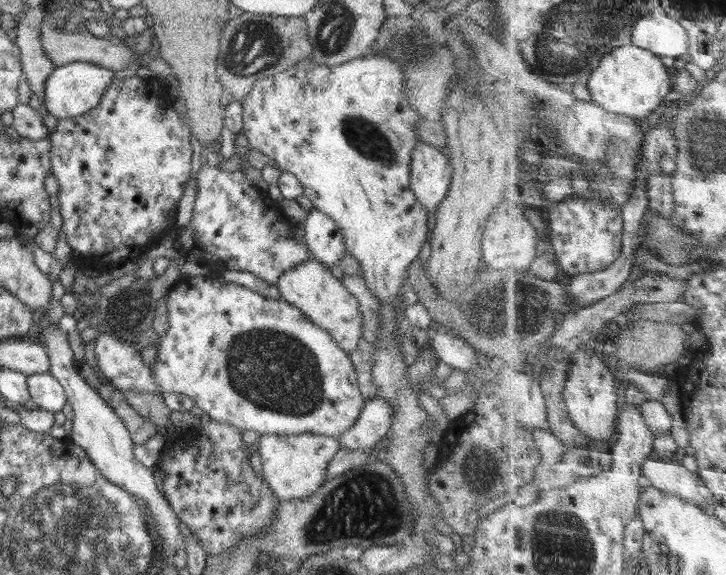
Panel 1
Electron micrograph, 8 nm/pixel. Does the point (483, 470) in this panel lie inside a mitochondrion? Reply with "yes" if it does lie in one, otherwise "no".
yes

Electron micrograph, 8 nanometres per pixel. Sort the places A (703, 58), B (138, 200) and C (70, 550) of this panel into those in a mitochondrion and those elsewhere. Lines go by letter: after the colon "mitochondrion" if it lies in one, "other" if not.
A: other
B: other
C: mitochondrion

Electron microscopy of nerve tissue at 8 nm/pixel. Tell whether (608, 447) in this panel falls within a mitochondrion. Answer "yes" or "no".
no

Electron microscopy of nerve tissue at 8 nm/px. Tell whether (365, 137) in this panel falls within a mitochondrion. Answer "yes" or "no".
yes

